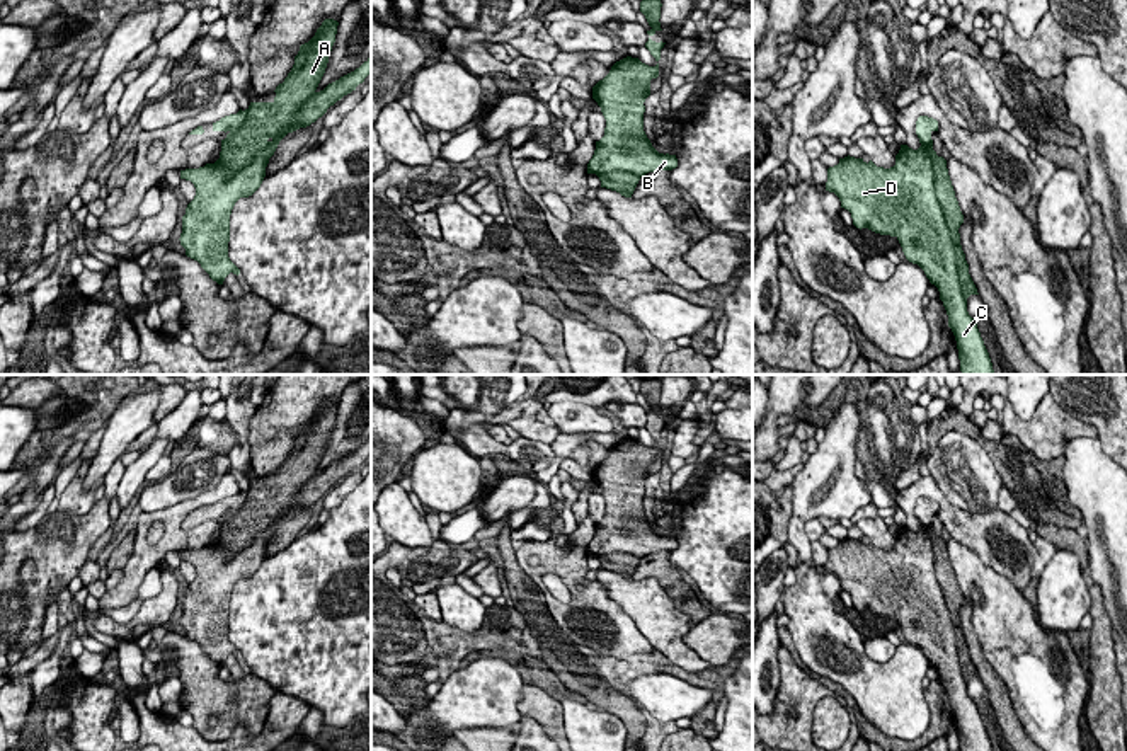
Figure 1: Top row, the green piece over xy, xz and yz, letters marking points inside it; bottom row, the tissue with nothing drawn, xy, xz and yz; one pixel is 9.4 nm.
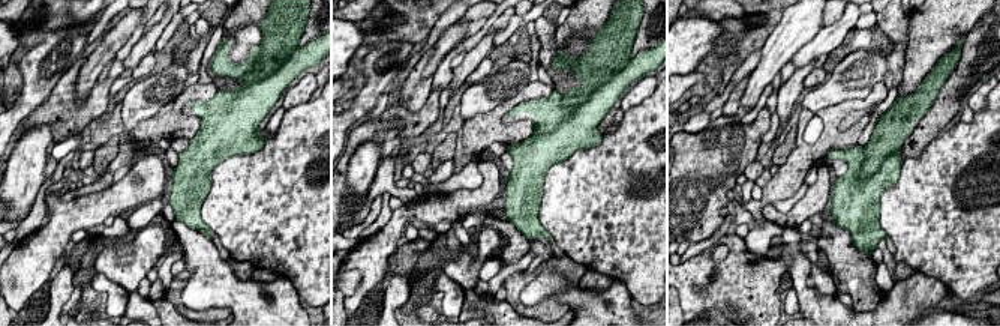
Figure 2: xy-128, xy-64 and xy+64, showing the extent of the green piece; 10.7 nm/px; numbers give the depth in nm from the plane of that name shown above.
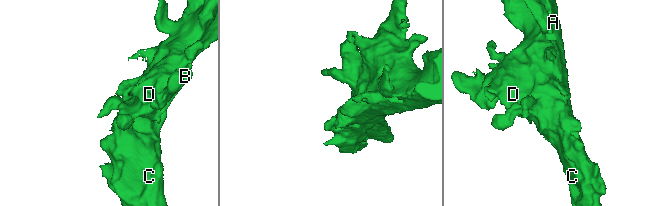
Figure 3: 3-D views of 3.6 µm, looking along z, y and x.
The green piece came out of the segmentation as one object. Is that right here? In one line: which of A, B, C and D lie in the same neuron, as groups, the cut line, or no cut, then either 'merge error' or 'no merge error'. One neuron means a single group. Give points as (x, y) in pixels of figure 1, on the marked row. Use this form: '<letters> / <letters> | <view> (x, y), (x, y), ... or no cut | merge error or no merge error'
A / B C D | yz (937, 157), (935, 196), (954, 246), (955, 269), (966, 300) | merge error

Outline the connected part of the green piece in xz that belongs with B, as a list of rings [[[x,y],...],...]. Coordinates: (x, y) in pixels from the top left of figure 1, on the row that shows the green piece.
[[[638,58],[616,61],[609,73],[592,87],[592,99],[606,119],[604,136],[587,163],[587,174],[625,170],[638,177],[654,170],[678,167],[676,155],[659,153],[644,131],[645,99],[650,80],[659,77],[659,63],[649,66]]]

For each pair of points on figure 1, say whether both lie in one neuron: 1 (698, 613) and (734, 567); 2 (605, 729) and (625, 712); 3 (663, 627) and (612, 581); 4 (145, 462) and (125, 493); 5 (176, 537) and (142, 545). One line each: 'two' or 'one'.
1: two
2: two
3: one
4: one
5: one

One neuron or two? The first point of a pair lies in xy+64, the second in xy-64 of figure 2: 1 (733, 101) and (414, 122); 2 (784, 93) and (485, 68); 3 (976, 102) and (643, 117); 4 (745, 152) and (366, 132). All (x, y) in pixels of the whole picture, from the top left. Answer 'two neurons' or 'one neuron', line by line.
1: two neurons
2: two neurons
3: two neurons
4: one neuron

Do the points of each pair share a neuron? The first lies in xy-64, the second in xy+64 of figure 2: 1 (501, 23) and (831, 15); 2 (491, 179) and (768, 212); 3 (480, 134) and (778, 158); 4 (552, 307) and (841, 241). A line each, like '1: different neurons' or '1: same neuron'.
1: different neurons
2: same neuron
3: different neurons
4: same neuron

